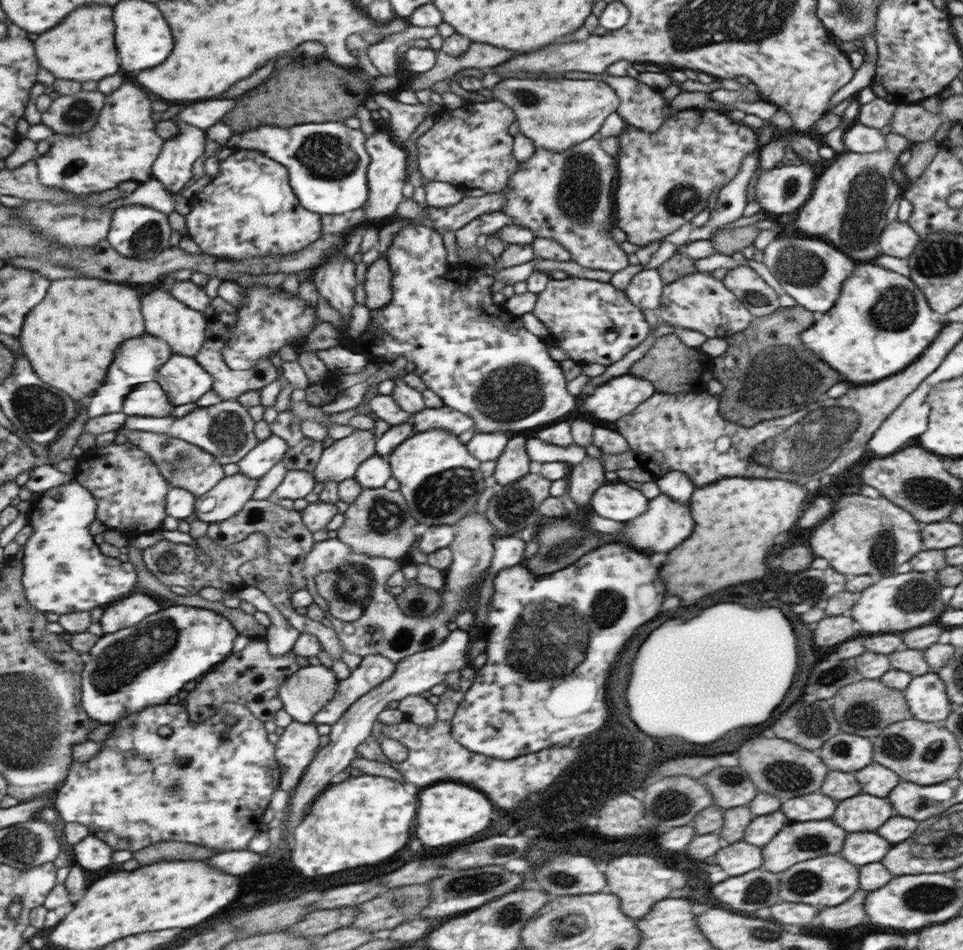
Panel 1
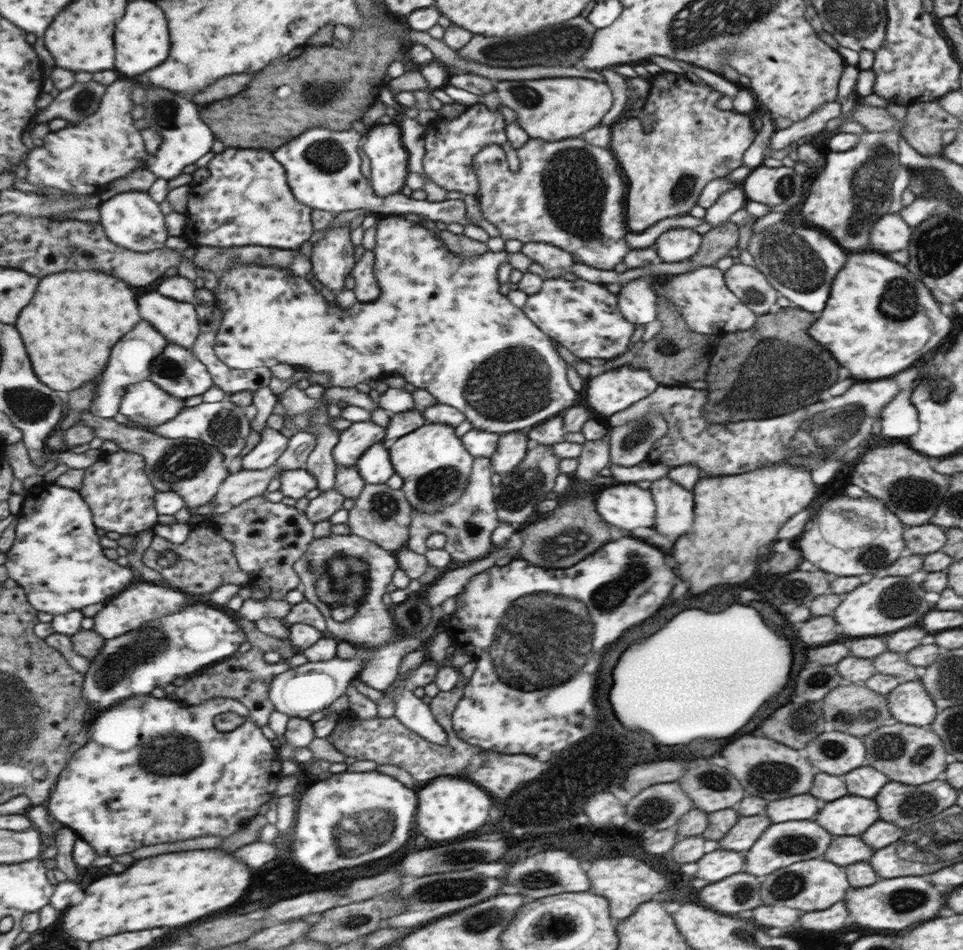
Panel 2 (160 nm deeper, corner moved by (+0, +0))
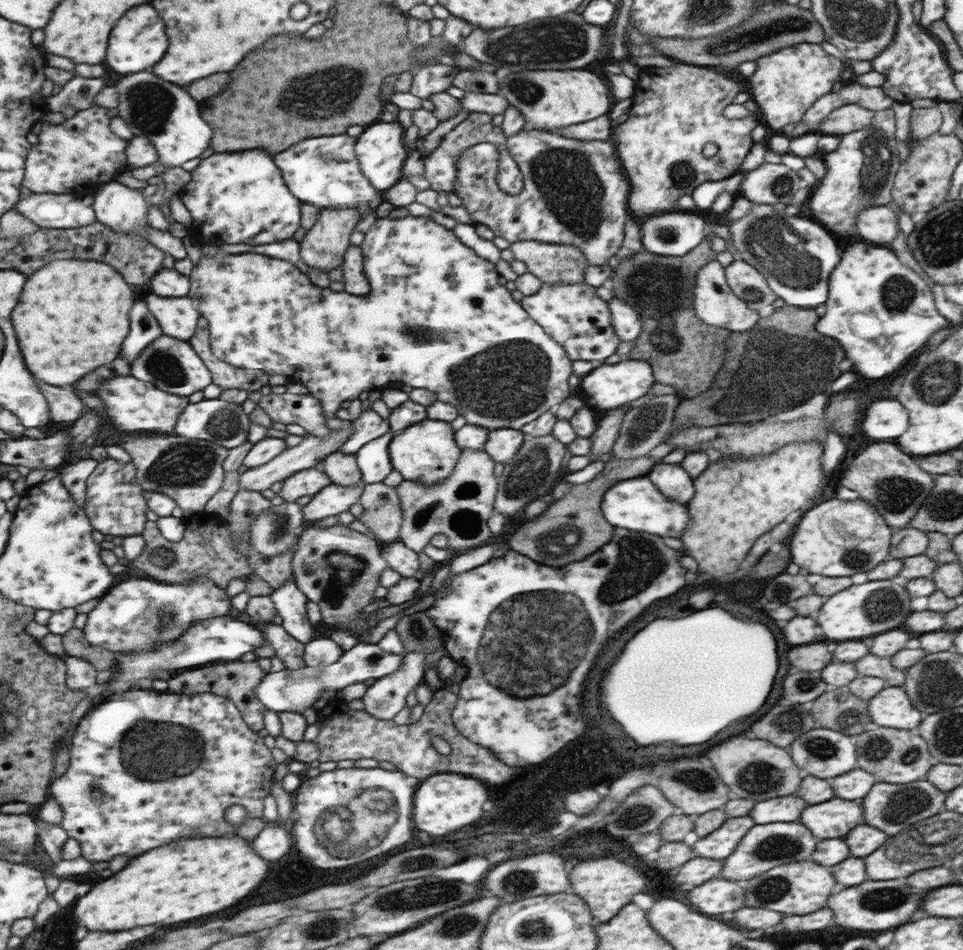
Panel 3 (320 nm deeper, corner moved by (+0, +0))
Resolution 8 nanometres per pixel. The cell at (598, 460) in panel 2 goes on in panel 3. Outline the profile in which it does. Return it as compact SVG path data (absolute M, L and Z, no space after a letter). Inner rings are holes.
M627 404L619 406L618 409L608 410L597 422L595 430L588 438L590 450L588 449L587 456L591 458L590 462L596 460L599 454L611 452L610 448L618 437L623 415L629 408L630 406Z

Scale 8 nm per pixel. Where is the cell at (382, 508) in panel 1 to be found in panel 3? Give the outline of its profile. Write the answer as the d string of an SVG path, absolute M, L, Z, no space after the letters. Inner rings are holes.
M366 483L360 504L365 508L363 517L359 519L369 530L371 535L383 544L400 540L403 528L403 503L397 488L387 483Z

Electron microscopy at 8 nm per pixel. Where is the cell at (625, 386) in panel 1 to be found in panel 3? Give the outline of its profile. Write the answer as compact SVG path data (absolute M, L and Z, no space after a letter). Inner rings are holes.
M626 359L615 364L600 363L580 381L579 388L589 396L593 406L608 411L618 409L631 401L645 399L651 385L655 383L653 367L643 359Z

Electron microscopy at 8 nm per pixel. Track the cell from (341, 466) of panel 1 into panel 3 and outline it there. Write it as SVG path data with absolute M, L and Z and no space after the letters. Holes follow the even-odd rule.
M367 409L362 415L354 421L354 430L345 445L340 450L347 454L356 454L356 452L371 440L379 438L390 430L388 419L379 416L375 410Z

